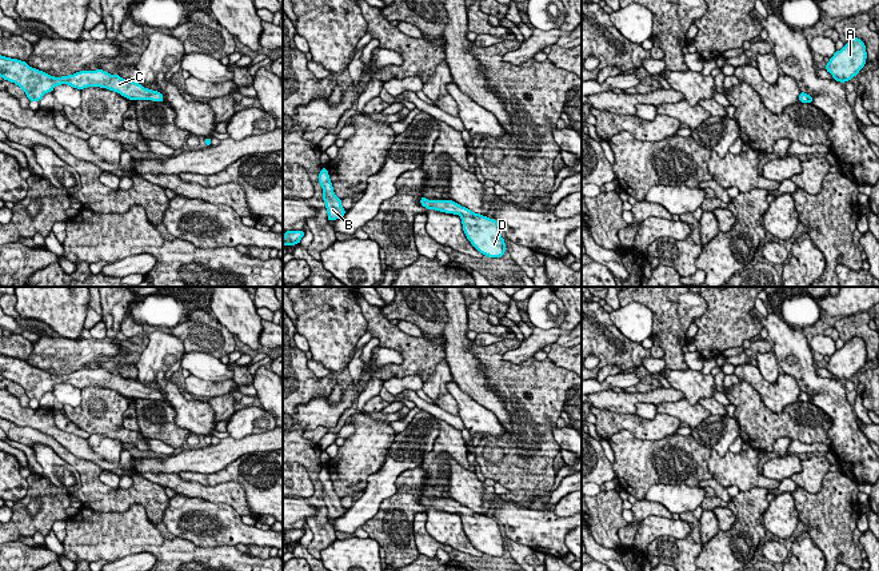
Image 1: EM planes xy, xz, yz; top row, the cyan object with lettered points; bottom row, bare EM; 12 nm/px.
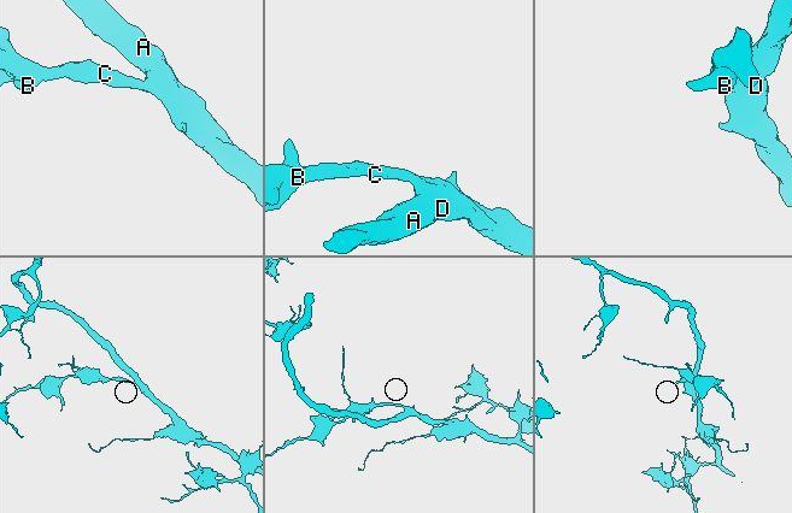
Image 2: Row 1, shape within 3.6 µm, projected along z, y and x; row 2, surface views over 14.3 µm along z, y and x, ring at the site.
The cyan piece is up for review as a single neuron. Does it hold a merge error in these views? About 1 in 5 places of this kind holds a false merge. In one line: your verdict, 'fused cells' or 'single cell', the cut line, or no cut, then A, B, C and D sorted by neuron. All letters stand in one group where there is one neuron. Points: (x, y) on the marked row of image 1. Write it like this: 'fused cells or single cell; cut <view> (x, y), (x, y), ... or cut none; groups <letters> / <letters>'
single cell; cut none; groups A B C D

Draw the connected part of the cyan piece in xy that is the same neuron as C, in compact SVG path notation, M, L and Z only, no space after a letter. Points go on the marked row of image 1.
M0 55L0 76L19 85L29 101L40 101L56 85L67 84L77 89L100 87L117 92L129 100L164 101L160 92L144 88L141 84L124 80L117 73L111 75L103 69L80 71L73 75L55 77L29 67L25 61Z

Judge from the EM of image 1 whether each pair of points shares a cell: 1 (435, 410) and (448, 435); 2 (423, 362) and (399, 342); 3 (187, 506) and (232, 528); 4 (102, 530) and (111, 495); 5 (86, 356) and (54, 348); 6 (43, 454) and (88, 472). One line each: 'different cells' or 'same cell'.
1: different cells
2: same cell
3: same cell
4: different cells
5: same cell
6: different cells

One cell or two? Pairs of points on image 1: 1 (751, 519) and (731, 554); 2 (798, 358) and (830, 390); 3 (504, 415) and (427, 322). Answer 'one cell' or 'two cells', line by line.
1: one cell
2: one cell
3: two cells

